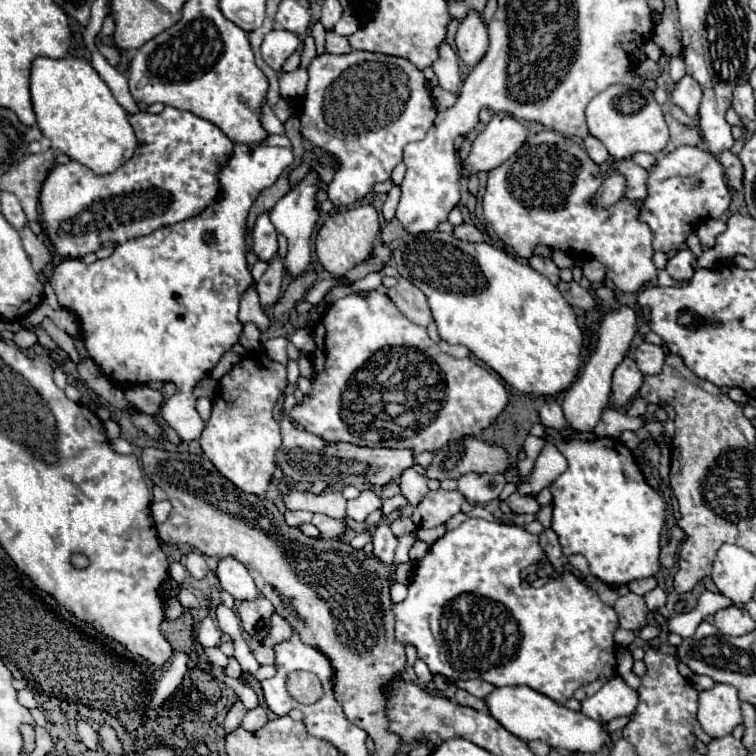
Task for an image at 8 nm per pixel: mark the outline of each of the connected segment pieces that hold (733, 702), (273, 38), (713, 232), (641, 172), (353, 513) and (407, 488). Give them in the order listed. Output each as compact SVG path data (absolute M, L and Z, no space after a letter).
M715 684L711 690L699 692L697 720L705 734L711 738L721 738L733 732L737 724L743 722L737 690L729 684Z
M271 30L263 44L261 44L261 54L265 58L265 62L275 70L279 72L283 62L297 50L297 46L301 44L299 36L295 36L293 32L289 30Z
M705 220L703 224L697 226L695 234L699 236L699 240L701 240L703 246L709 246L709 248L711 248L711 246L715 244L715 236L721 234L725 228L727 228L727 226L725 226L725 222L721 222L721 220Z
M615 160L611 164L611 170L615 174L621 174L627 180L625 198L635 200L635 202L645 198L645 176L647 176L645 168L637 166L633 160Z
M375 492L373 494L361 494L359 498L347 502L347 516L357 520L357 522L363 522L377 508L381 508L381 506L379 506L379 498L375 496Z
M407 468L401 474L399 486L401 486L401 494L405 496L405 500L409 502L409 506L417 506L425 498L425 494L429 492L427 480L419 472L415 472L413 468Z

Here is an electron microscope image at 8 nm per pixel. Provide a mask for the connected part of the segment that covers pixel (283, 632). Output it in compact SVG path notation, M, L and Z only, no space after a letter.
M273 614L273 618L271 618L269 624L271 624L271 628L269 628L269 638L267 638L267 642L269 642L271 648L273 648L275 644L279 644L279 642L291 638L293 630L291 630L291 626L285 622L285 618Z

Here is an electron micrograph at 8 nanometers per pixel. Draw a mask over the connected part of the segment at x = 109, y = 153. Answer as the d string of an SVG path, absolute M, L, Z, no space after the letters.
M37 56L31 70L31 102L37 126L43 136L51 140L51 148L87 166L93 174L115 172L133 156L137 140L127 112L89 62L75 56L59 60Z

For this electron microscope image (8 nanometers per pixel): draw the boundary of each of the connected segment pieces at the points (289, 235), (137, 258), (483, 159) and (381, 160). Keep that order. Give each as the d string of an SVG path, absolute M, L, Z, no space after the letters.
M311 172L307 174L295 190L291 190L289 194L285 194L275 208L269 212L269 218L273 222L273 226L277 228L279 234L283 234L287 238L287 256L285 256L285 270L289 276L301 276L303 272L307 272L309 262L311 262L311 234L315 228L315 222L319 218L317 212L317 200L315 200L315 192L317 192L317 182L319 178Z
M235 144L227 164L217 174L221 192L215 198L215 204L207 206L193 218L157 228L147 236L131 238L125 244L119 244L105 260L97 260L93 264L63 260L55 266L49 280L59 304L77 314L85 348L111 382L121 388L133 388L153 380L173 382L177 386L177 394L164 403L161 415L183 440L199 438L205 428L205 422L195 410L193 388L217 366L221 356L235 342L239 342L239 336L243 334L237 310L241 292L251 284L245 245L249 208L261 190L275 184L279 174L291 162L293 154L289 148Z
M495 114L487 128L473 140L471 152L465 158L467 174L493 170L503 164L525 142L527 128L521 120L509 114Z
M353 50L349 54L321 54L315 56L307 68L309 82L301 100L301 136L313 146L333 150L339 158L339 168L333 180L327 184L327 196L333 206L349 206L373 192L377 182L385 182L393 168L401 162L403 148L409 142L421 140L435 120L435 106L431 98L429 84L419 68L401 56L387 56L379 52Z

